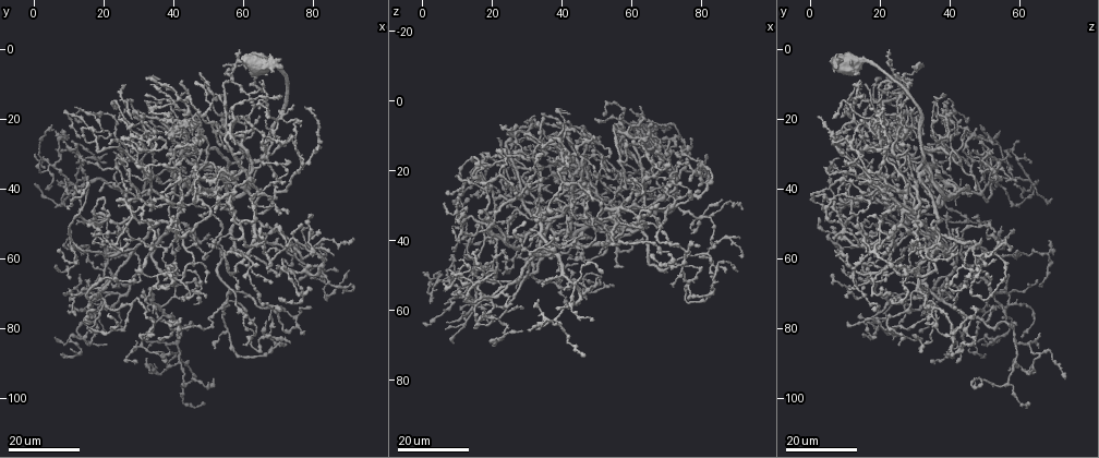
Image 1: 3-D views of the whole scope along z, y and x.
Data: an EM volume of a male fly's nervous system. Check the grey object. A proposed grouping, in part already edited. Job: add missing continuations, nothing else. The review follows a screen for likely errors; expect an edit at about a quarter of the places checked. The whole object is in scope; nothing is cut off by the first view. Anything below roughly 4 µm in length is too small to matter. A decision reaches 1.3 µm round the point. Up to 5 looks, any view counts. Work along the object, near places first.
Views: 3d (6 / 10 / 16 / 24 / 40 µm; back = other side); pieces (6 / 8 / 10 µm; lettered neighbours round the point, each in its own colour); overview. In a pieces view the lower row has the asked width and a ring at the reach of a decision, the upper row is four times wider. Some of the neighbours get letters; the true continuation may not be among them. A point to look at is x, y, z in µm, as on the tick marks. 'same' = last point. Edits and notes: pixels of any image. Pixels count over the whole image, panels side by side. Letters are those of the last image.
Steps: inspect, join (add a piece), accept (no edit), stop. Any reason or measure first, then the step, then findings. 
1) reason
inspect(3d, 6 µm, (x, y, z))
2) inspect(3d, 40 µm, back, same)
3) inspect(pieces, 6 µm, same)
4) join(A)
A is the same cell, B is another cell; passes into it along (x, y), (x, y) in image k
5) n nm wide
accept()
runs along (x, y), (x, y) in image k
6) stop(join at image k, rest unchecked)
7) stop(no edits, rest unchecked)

free end
inspect(3d, 16 µm, (41.5, 83.0, 19.0))

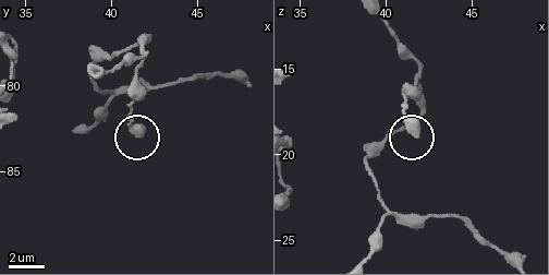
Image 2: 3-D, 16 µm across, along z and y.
inspect(pieces, 6 µm, same)

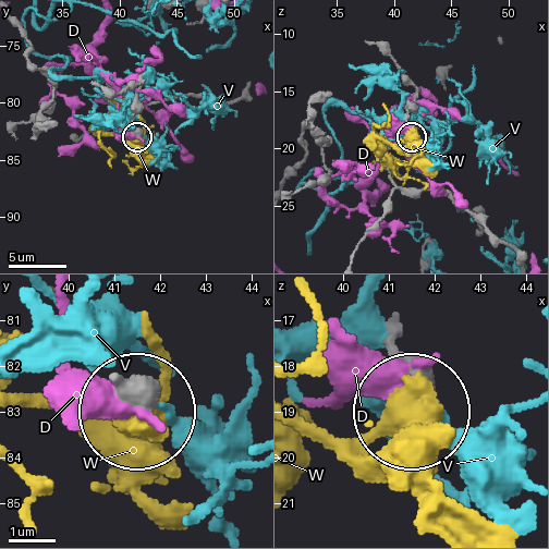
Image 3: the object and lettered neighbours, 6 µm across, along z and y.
accept()
D, V and W are other cells; no lettered piece goes on from it

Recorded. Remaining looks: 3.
end of a long branch
inspect(3d, 24 µm, (10.0, 46.0, 21.5))

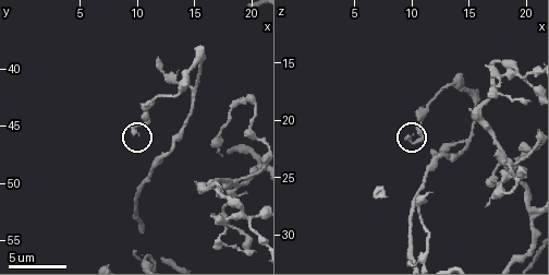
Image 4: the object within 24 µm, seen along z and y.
inspect(pieces, 8 µm, (9.8, 45.6, 21.4))

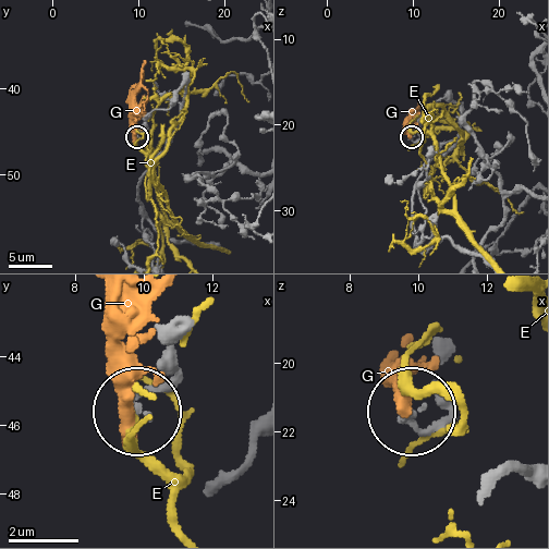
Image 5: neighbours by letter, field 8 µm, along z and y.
210 nm wide
accept()
E and G are other cells; no lettered piece goes on from it

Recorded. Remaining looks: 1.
stop(no edits, rest unchecked)

